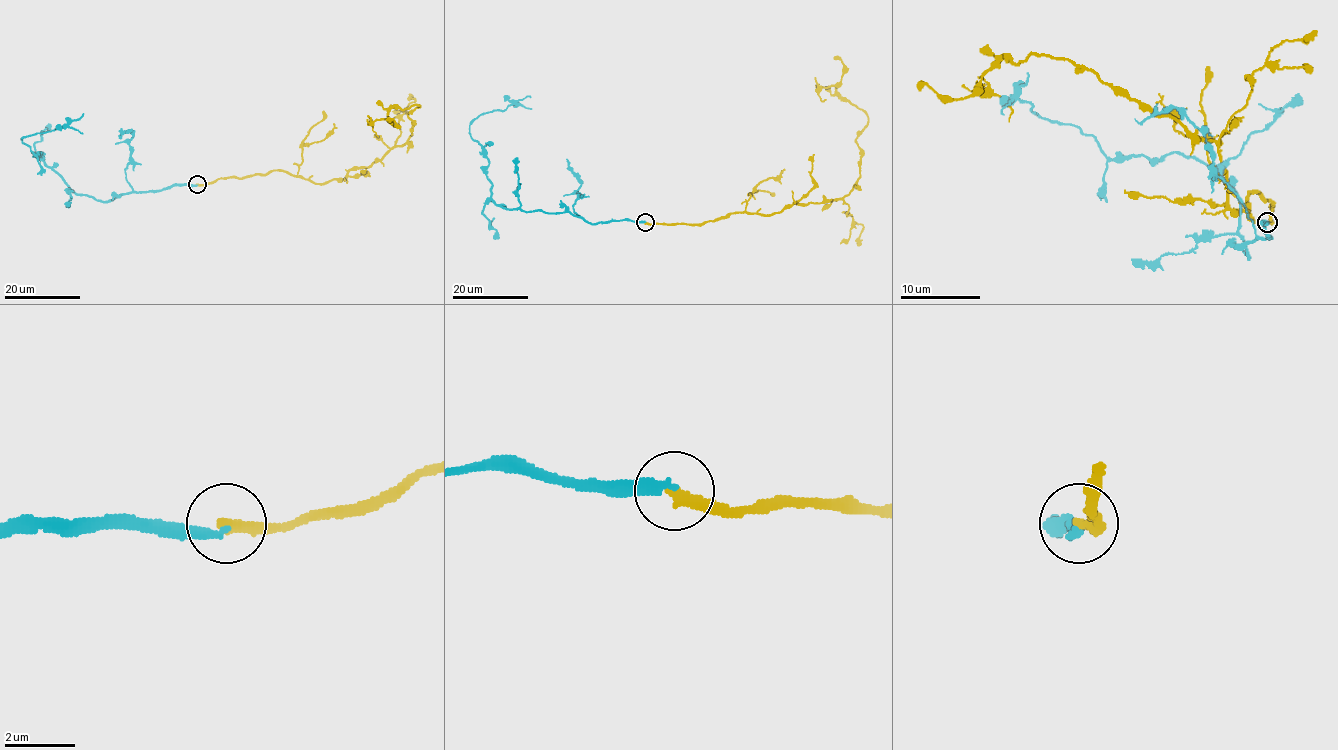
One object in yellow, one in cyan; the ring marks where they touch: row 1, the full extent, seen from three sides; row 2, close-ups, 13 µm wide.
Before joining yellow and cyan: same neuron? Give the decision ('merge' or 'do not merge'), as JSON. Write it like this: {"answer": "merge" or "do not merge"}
{"answer": "do not merge"}

